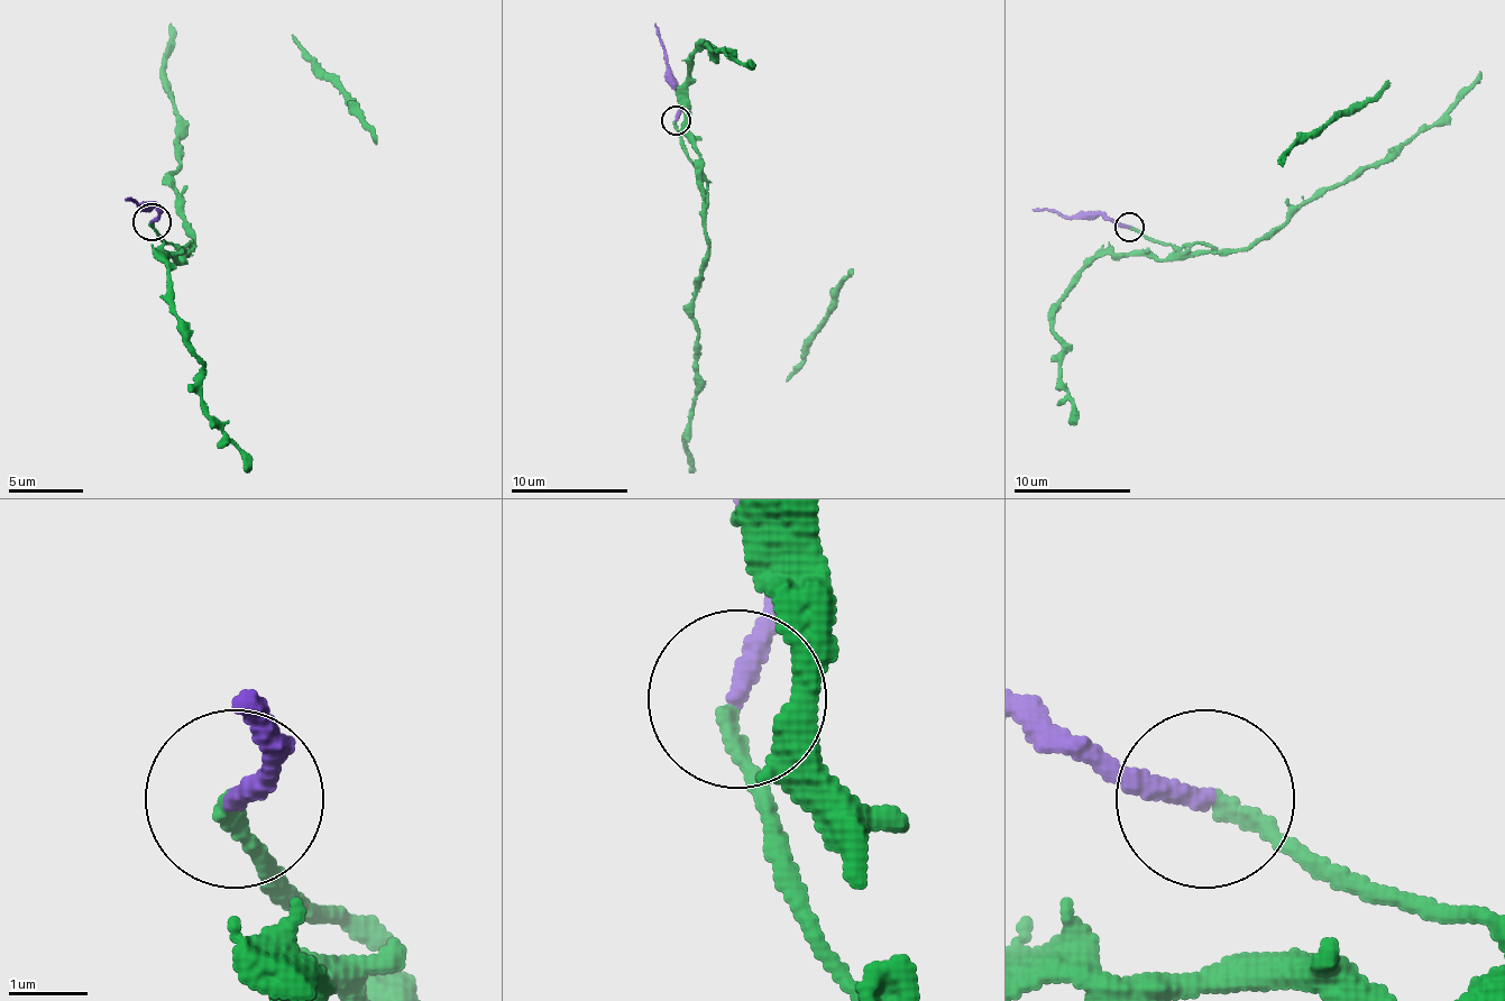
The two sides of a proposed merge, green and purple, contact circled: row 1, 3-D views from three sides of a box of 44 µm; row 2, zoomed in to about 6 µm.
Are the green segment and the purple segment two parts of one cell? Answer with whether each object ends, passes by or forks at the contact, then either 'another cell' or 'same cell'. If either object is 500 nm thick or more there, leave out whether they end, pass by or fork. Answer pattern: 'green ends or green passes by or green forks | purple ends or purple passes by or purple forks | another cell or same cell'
green ends | purple ends | same cell

